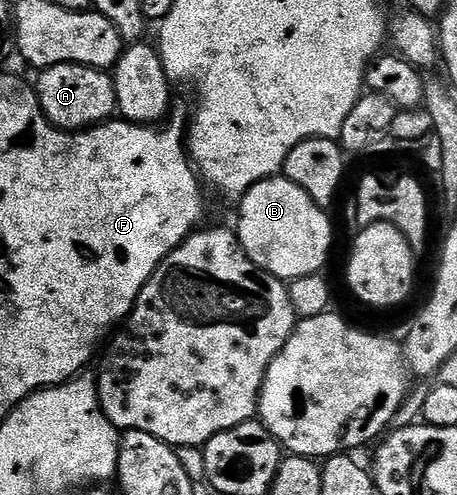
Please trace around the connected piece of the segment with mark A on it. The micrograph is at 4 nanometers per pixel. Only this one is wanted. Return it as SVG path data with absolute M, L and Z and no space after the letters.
M52 65L39 74L40 82L35 82L34 88L42 111L48 117L48 122L58 129L79 131L90 129L101 121L109 120L117 112L116 92L111 76L103 69L91 69L85 65Z

